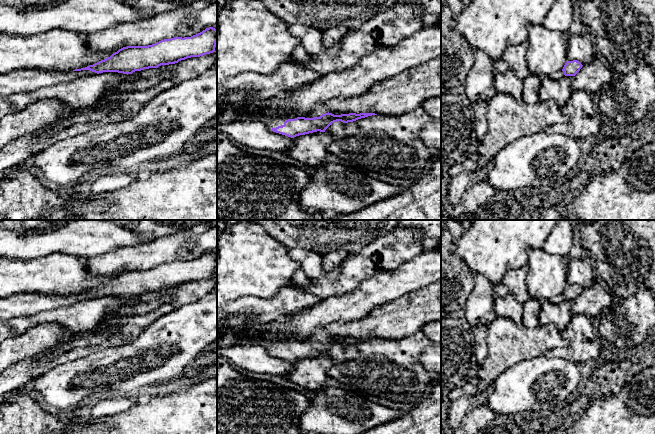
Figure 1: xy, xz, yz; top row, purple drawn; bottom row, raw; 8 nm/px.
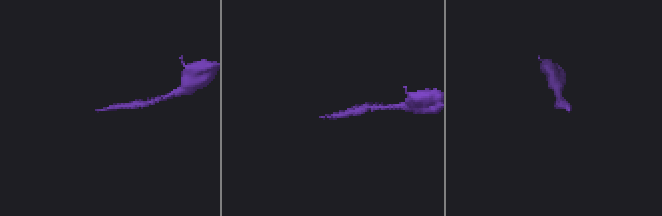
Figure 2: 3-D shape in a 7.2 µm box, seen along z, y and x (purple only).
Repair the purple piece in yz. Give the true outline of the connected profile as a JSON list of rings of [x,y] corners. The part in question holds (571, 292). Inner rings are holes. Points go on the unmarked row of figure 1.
[[[567,284],[563,293],[552,297],[551,299],[549,299],[549,302],[553,304],[557,304],[565,300],[575,300],[580,295],[582,290],[583,289],[577,284],[573,284],[573,285]]]

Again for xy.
[[[209,251],[191,261],[164,263],[148,270],[123,271],[104,284],[73,295],[19,293],[0,297],[0,321],[31,316],[103,296],[132,298],[135,295],[175,288],[187,282],[213,277],[216,267],[217,254]]]

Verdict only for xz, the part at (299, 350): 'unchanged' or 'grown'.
grown

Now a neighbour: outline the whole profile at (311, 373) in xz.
[[[327,356],[299,359],[293,362],[293,368],[284,377],[305,390],[316,391],[325,387],[328,369],[333,366],[334,359]]]

